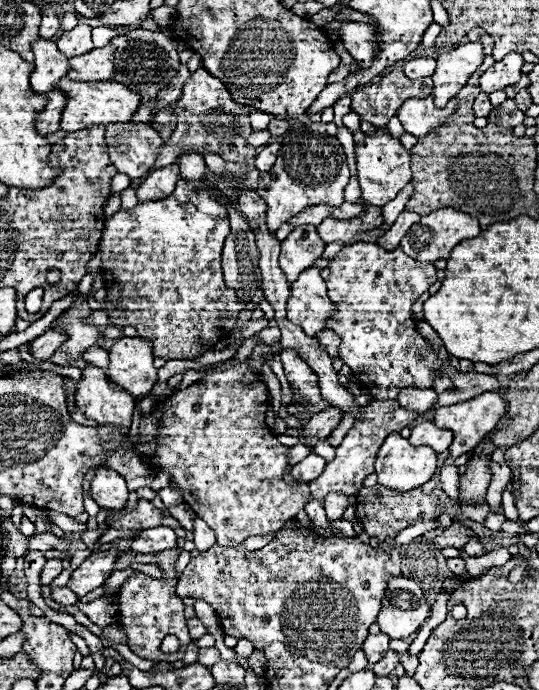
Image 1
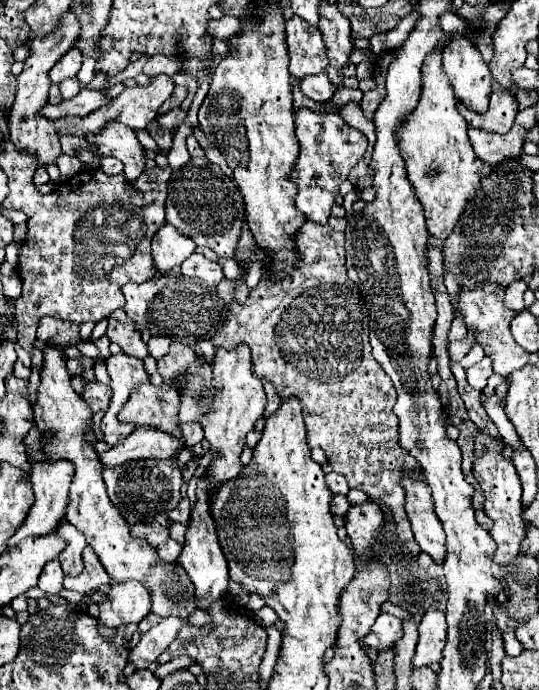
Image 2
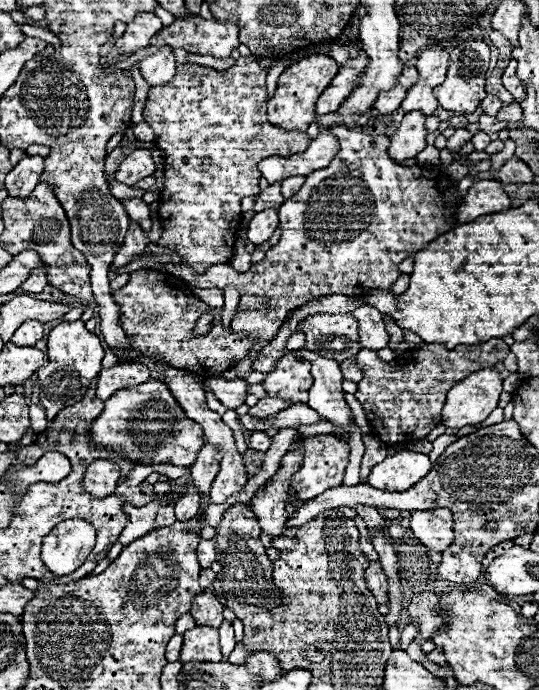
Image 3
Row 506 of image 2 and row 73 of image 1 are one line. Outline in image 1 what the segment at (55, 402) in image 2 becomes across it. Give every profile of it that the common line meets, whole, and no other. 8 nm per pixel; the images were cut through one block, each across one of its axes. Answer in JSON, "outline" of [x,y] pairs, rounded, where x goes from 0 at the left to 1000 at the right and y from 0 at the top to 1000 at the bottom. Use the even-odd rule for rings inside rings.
{"outline":[[[212,67],[174,70],[163,78],[130,84],[134,101],[126,104],[126,113],[137,119],[193,119],[212,113]]]}

